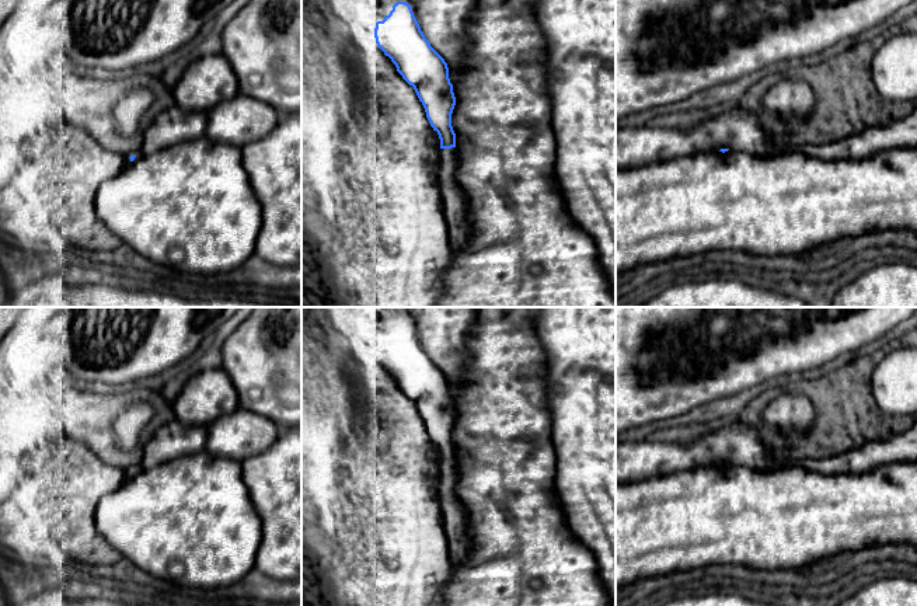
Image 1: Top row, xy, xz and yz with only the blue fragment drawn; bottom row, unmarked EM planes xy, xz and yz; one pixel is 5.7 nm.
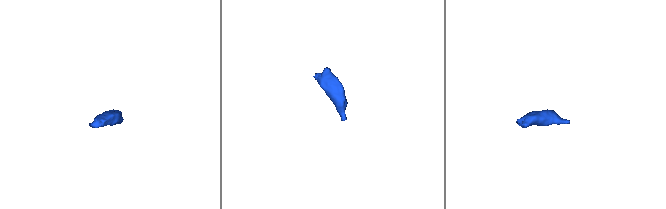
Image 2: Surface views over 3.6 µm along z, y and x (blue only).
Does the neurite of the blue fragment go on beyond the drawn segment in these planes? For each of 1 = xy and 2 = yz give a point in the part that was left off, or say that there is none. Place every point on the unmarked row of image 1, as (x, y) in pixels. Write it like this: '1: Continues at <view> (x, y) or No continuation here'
1: Continues at xy (138, 467)
2: No continuation here

